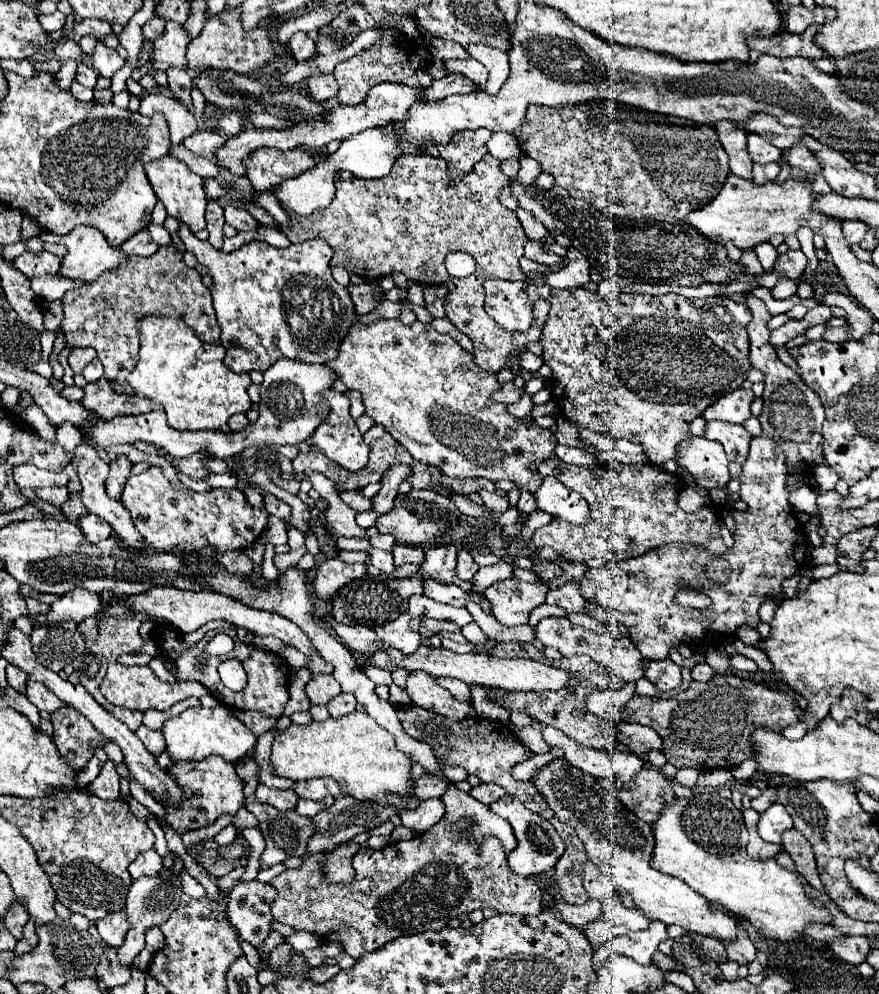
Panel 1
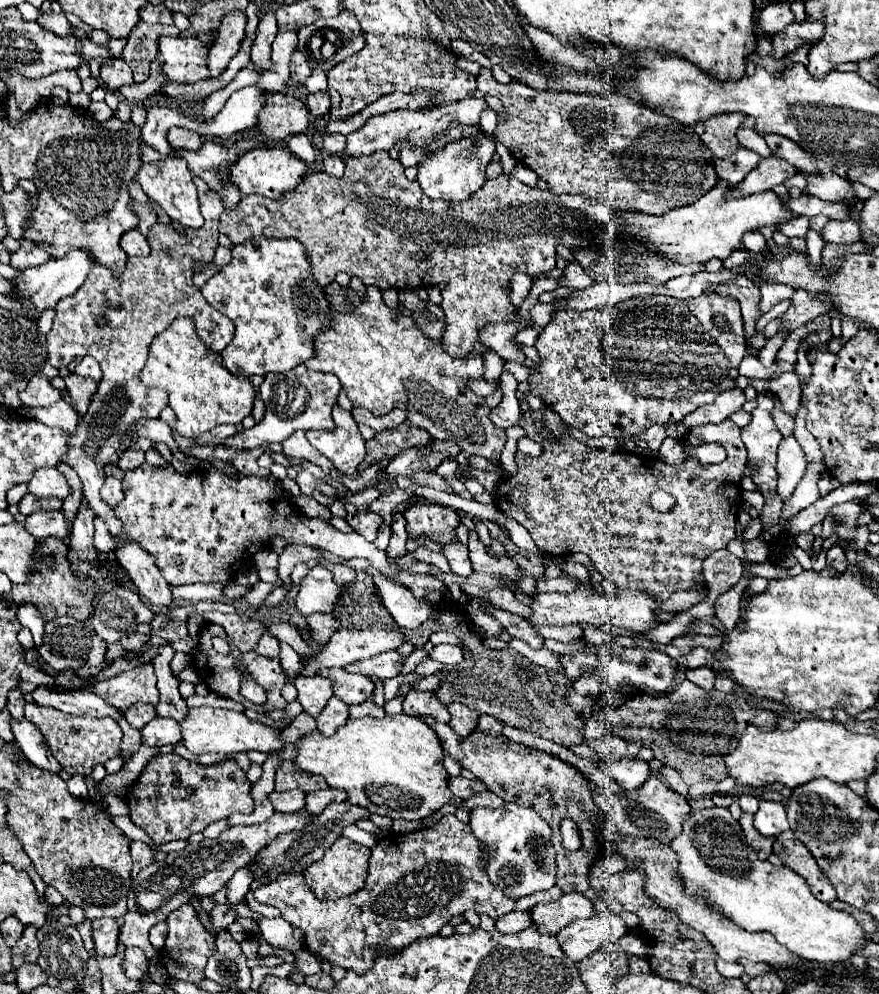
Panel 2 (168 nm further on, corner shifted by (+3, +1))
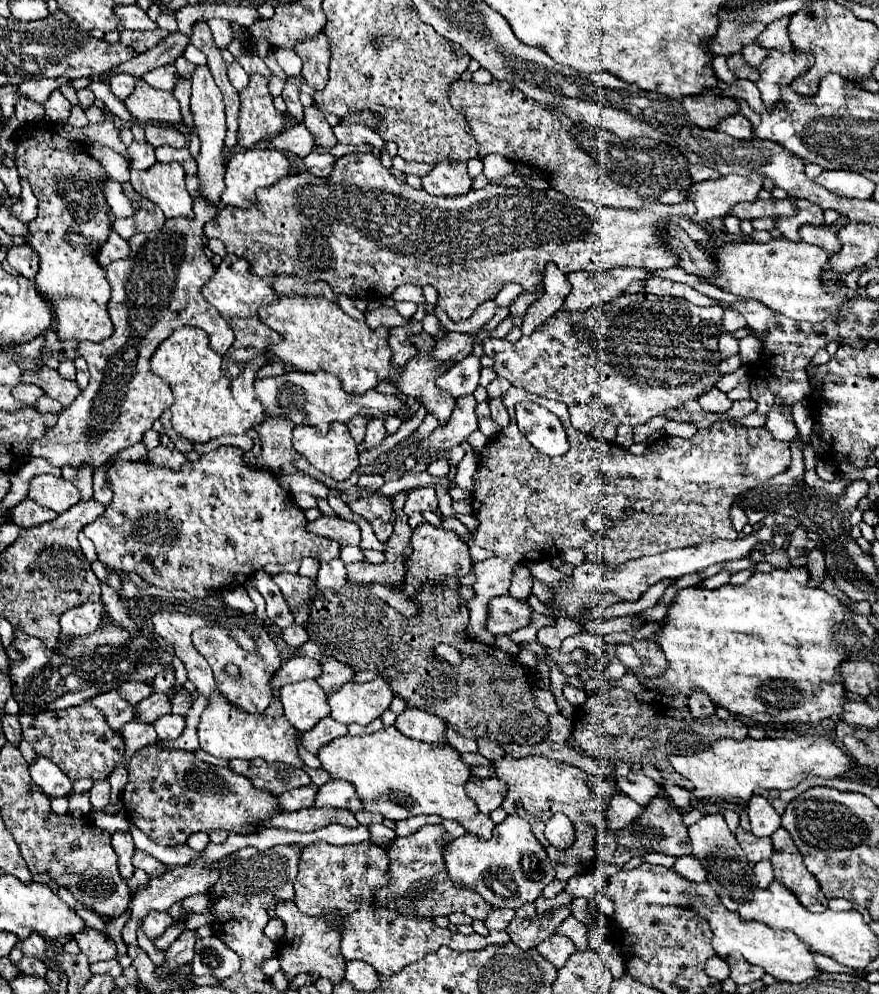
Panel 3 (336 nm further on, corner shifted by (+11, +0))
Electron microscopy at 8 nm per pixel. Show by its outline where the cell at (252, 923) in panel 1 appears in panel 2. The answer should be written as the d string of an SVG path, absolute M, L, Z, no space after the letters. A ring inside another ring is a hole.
M230 902L218 904L214 906L214 910L210 910L210 920L212 920L212 928L226 930L226 926L230 926L236 920L236 910Z

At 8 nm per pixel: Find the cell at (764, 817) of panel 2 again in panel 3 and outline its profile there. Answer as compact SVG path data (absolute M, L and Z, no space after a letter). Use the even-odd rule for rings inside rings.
M752 795L746 811L750 817L752 835L756 837L770 837L780 827L780 815L774 811L770 801L762 795Z

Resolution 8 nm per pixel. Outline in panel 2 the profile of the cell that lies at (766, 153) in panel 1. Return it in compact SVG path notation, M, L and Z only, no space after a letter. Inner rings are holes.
M738 128L738 142L740 142L740 146L744 146L744 148L748 148L748 150L752 150L752 152L756 152L760 158L768 158L772 152L768 150L768 146L766 146L766 142L764 142L764 138L760 136L760 134L756 134L756 130L752 130L752 128Z

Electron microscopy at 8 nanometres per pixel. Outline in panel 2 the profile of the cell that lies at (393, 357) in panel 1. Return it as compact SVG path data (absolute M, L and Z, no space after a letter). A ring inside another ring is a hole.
M366 286L366 294L362 298L362 302L354 310L350 310L348 314L332 312L330 318L334 320L334 324L326 332L320 332L316 336L316 340L314 340L316 356L304 362L306 368L336 374L340 378L342 388L346 390L348 398L352 400L352 404L366 408L376 416L384 416L396 404L404 404L408 410L406 420L412 426L426 430L434 438L456 442L456 446L460 446L460 456L456 456L456 460L460 464L468 464L472 456L482 456L492 462L496 462L500 458L504 444L506 444L506 432L492 424L490 406L486 404L486 400L482 396L476 396L468 388L470 380L484 378L482 356L474 354L464 360L452 358L440 346L440 342L428 338L412 318L404 316L400 310L388 308L380 298L380 288L376 288L376 286Z

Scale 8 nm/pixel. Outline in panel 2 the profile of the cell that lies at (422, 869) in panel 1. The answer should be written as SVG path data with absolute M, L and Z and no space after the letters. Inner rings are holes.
M446 814L446 816L442 816L434 826L430 826L430 828L420 828L420 830L408 832L408 834L396 834L396 832L392 832L392 834L388 834L388 836L382 836L382 838L378 840L378 844L372 848L372 856L370 856L370 860L368 860L368 878L366 878L366 884L364 884L362 890L358 890L358 892L352 894L352 896L344 896L344 898L336 898L336 900L318 900L318 898L308 890L308 886L304 886L304 876L302 876L302 874L280 874L280 878L276 878L276 882L270 882L270 884L258 888L258 890L254 892L254 898L256 898L258 902L262 902L262 904L272 904L272 906L276 906L276 908L282 912L282 918L284 918L286 922L298 926L298 928L304 932L304 936L306 936L306 948L308 948L314 956L320 954L322 958L330 960L332 964L338 964L338 966L342 966L342 968L346 968L346 970L354 970L354 972L362 974L362 972L366 972L368 968L372 968L374 960L376 960L378 956L382 956L384 950L390 950L390 952L394 950L394 952L398 952L398 950L402 950L404 946L412 944L416 938L434 936L434 934L438 934L440 928L442 928L444 924L448 924L448 922L452 920L452 916L456 916L456 914L464 914L466 910L474 910L476 914L486 914L486 916L498 920L498 918L502 918L504 914L512 912L512 910L516 908L516 900L514 900L514 898L508 898L506 894L500 894L500 890L496 890L496 886L492 886L492 882L488 882L488 874L484 874L484 866L486 866L484 846L480 846L480 842L476 842L476 836L472 836L470 824L458 820L454 814Z

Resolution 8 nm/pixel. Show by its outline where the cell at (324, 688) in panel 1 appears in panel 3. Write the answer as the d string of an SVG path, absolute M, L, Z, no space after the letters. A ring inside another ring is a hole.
M300 681L280 691L284 717L300 731L310 731L320 719L328 717L328 701L324 689L316 681Z

